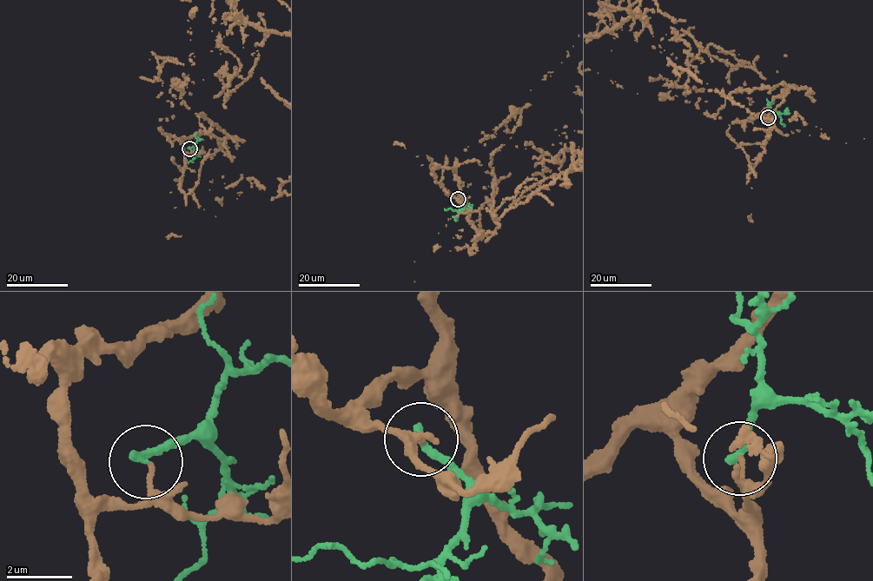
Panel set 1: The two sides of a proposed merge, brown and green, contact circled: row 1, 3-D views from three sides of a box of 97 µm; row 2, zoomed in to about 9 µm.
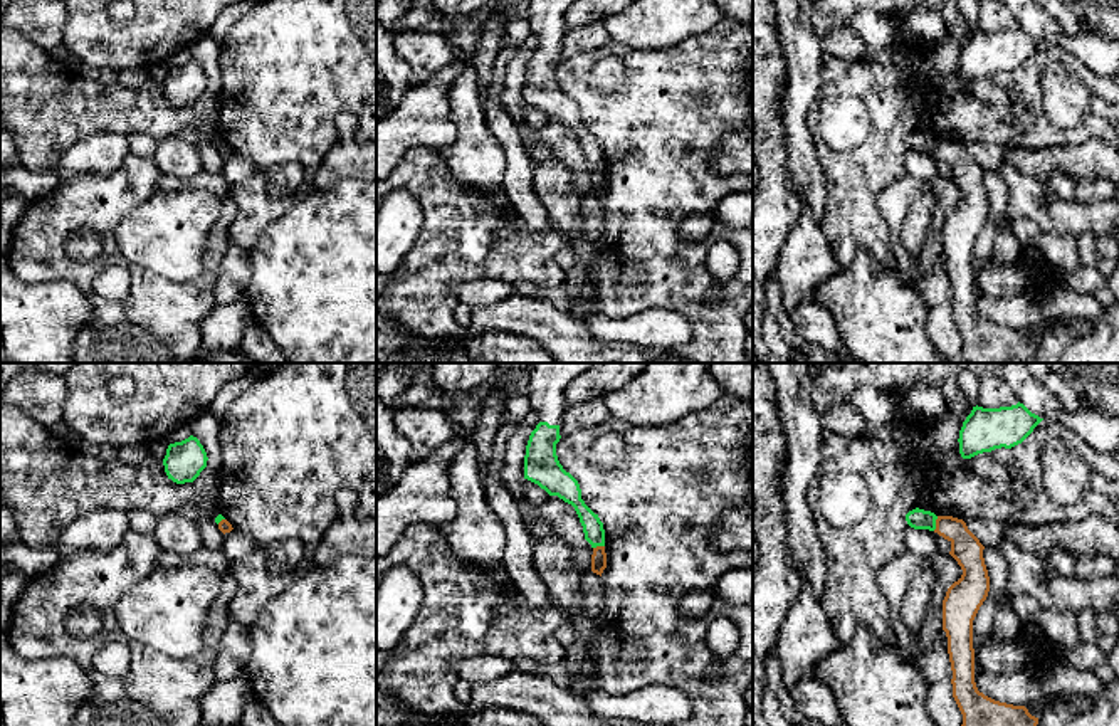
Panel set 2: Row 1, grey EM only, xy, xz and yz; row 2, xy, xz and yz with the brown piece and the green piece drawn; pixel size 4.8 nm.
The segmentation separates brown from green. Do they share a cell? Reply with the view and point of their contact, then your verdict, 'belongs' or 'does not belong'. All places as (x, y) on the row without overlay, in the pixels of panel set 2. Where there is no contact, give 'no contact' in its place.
yz (936, 147) | does not belong

